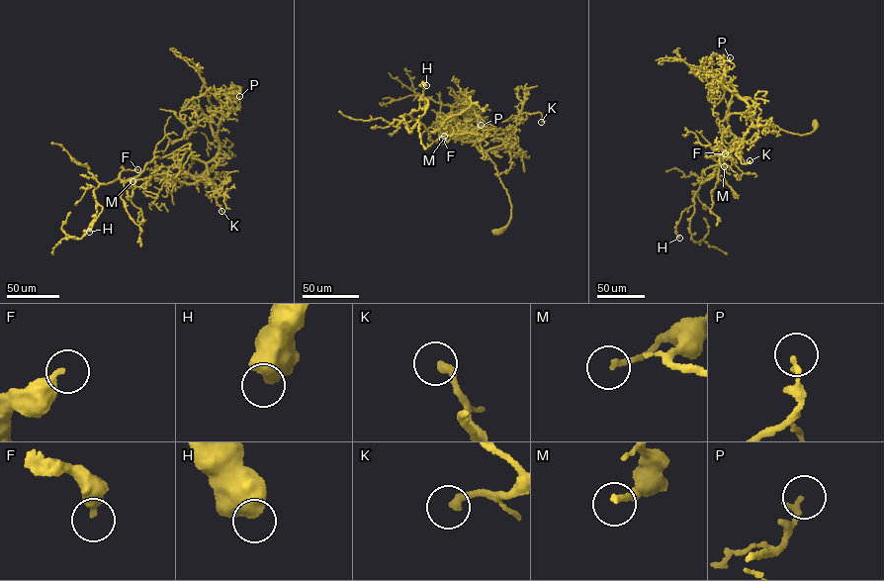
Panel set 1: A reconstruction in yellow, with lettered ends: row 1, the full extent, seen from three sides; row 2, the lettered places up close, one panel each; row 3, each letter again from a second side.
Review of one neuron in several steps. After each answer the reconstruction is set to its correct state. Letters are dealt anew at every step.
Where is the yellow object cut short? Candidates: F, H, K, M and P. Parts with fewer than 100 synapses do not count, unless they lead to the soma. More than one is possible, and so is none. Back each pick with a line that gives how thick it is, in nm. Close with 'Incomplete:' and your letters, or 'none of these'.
Incomplete: none of these

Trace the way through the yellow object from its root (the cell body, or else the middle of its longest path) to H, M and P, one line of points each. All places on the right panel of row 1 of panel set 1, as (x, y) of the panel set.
H: (815, 125), (800, 135), (749, 113), (729, 115), (731, 134), (721, 141), (717, 168), (681, 214), (679, 238)
M: (815, 125), (810, 133), (800, 135), (766, 121), (752, 119), (744, 138), (719, 160), (719, 165), (724, 166)
P: (815, 125), (810, 133), (800, 135), (766, 121), (751, 121), (747, 102), (722, 83), (724, 61), (730, 57)

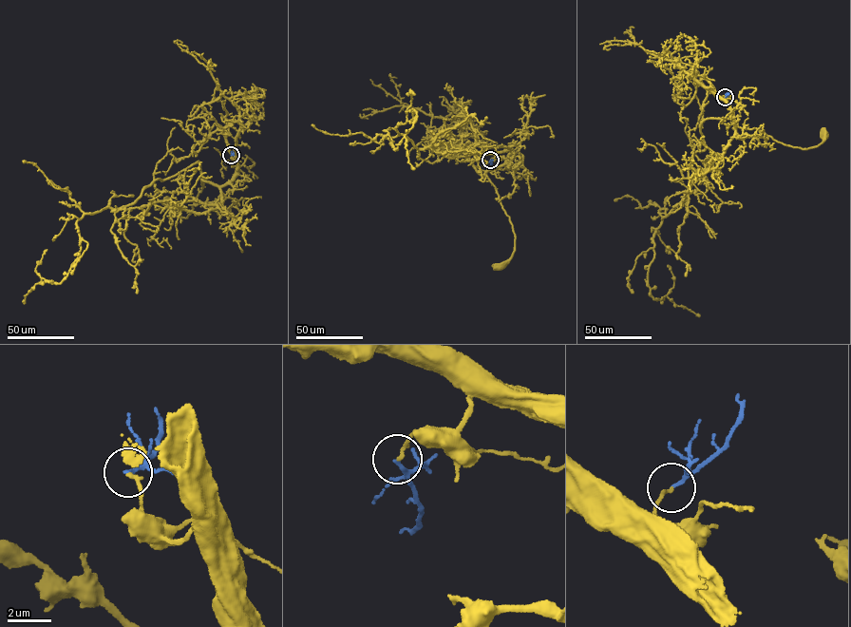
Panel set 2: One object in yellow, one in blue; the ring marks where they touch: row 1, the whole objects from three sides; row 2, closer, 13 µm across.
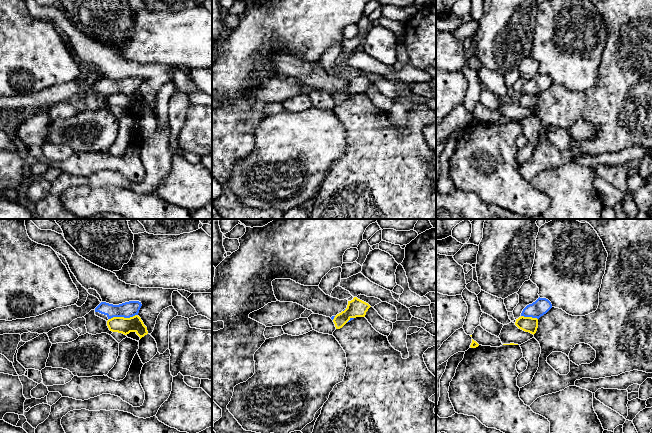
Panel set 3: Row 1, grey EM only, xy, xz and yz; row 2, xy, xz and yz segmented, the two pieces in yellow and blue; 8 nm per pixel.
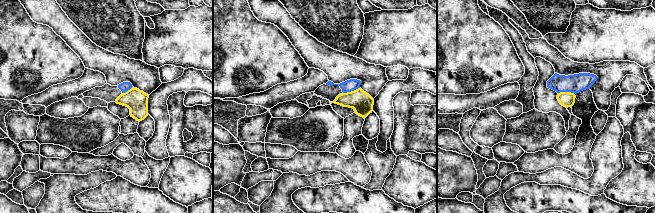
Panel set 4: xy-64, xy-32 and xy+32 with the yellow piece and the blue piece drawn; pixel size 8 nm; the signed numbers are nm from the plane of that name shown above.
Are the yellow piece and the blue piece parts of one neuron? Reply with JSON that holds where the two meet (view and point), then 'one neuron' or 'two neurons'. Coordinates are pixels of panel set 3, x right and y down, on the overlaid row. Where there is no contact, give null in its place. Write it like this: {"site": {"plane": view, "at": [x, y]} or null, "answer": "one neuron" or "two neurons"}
{"site": {"plane": "xy", "at": [123, 317]}, "answer": "two neurons"}

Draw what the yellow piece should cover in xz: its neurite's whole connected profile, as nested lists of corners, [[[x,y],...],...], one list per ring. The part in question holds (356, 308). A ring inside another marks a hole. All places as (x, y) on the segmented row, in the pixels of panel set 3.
[[[354,297],[348,301],[347,308],[334,317],[333,322],[336,329],[342,328],[351,318],[365,317],[370,307],[368,303]]]

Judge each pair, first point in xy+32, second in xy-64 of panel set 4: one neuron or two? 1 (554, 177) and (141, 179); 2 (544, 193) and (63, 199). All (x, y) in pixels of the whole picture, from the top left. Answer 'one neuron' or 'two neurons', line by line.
1: two neurons
2: two neurons

